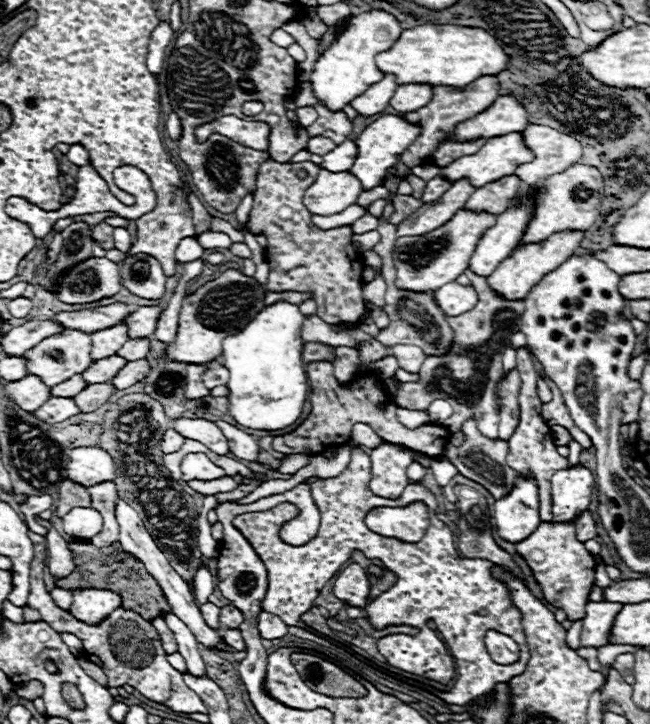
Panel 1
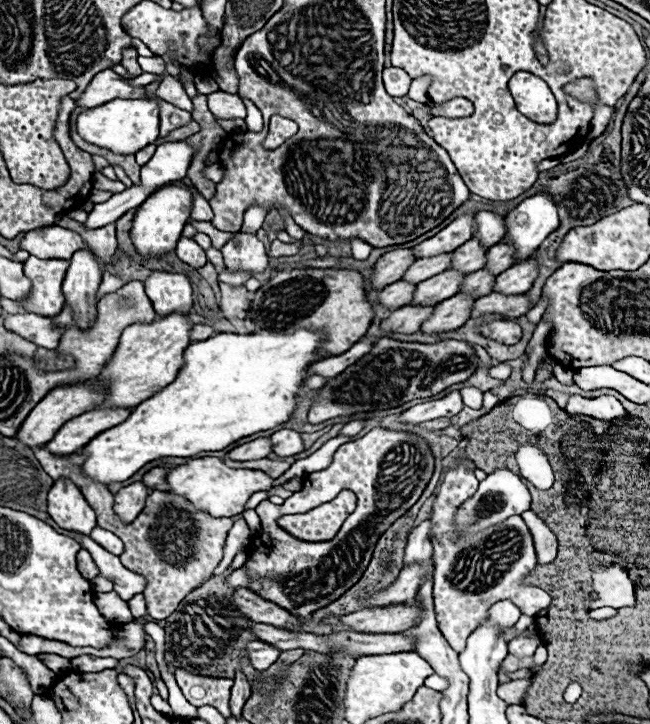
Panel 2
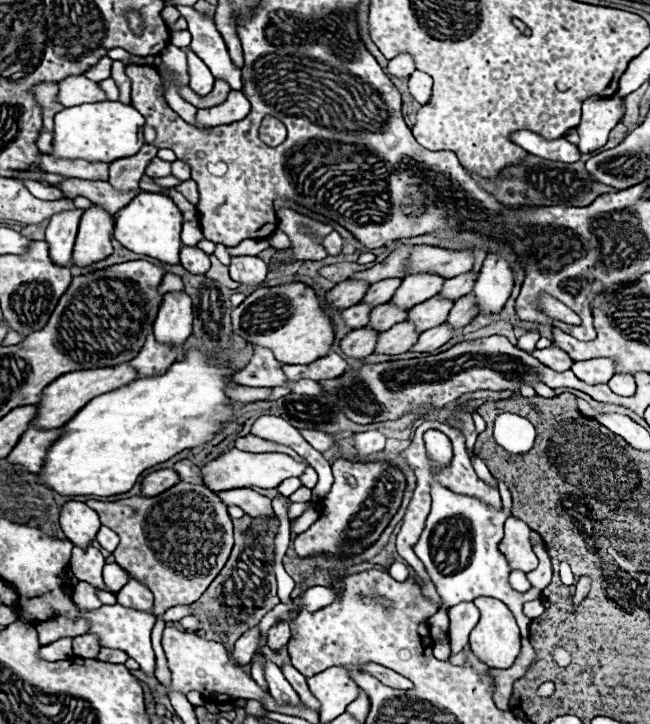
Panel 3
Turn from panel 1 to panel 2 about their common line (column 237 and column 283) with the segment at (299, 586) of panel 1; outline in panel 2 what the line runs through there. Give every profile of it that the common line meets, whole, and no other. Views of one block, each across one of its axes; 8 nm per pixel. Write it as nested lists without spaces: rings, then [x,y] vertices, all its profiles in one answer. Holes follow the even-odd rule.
[[[342,490],[334,500],[306,512],[306,514],[290,514],[280,518],[280,526],[294,534],[296,538],[308,542],[322,542],[334,538],[338,534],[342,522],[354,510],[356,498],[350,490]]]

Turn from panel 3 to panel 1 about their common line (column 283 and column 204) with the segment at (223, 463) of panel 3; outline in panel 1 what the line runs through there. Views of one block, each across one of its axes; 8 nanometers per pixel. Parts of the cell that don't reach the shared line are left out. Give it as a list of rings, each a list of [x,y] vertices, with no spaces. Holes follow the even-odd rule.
[[[188,454],[182,462],[182,480],[218,480],[226,476],[226,472],[216,466],[206,454]]]

